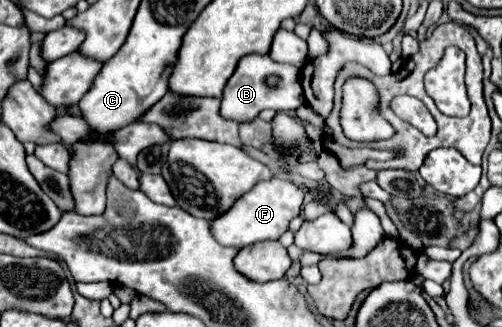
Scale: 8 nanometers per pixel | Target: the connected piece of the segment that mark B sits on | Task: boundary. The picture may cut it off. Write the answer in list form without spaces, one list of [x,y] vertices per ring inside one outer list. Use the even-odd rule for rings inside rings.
[[[246,55],[244,59],[240,59],[234,75],[228,79],[224,87],[220,113],[222,117],[242,123],[242,121],[254,119],[262,109],[292,111],[292,109],[298,109],[302,103],[304,103],[304,97],[302,97],[302,87],[300,87],[300,69],[286,63],[276,63],[272,61],[270,55]],[[270,75],[278,77],[278,83],[274,87],[266,83]]]

